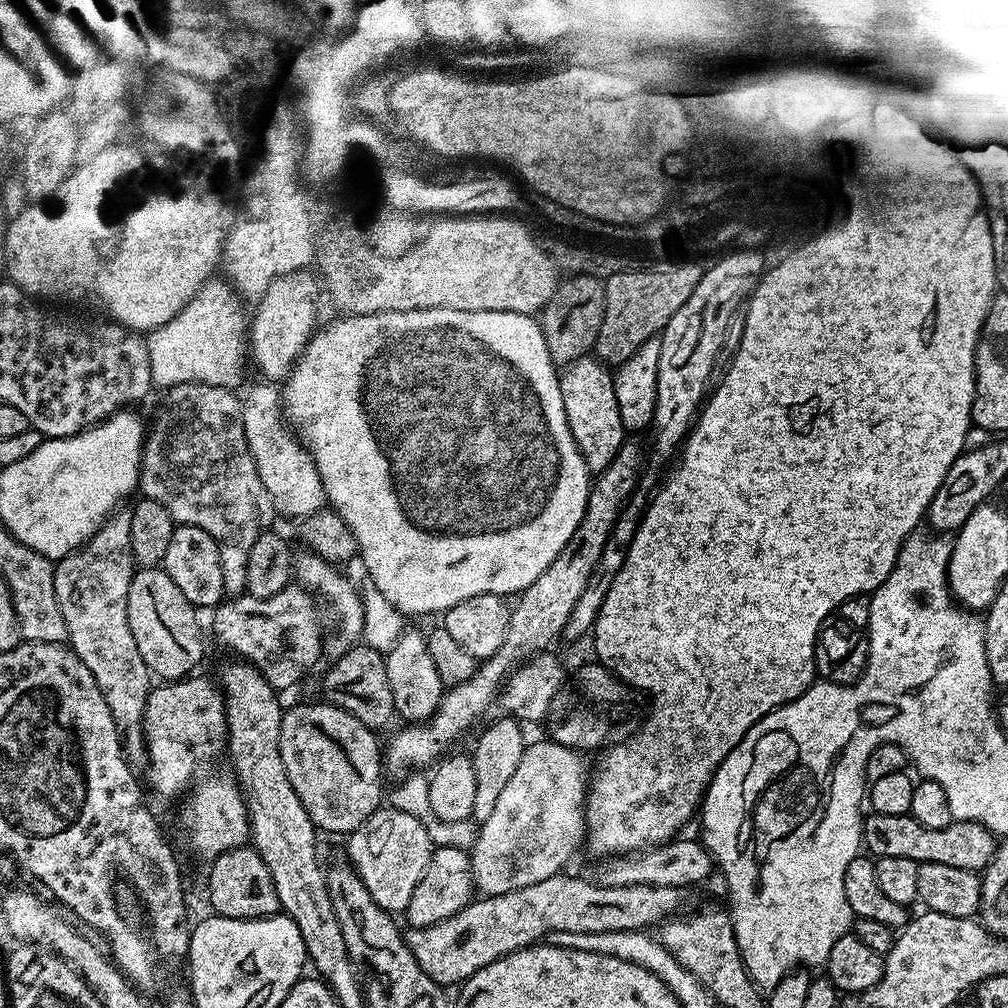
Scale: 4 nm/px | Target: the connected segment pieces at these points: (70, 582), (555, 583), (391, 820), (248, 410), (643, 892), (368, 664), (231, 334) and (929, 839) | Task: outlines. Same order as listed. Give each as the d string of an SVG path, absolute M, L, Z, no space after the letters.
M117 510L105 520L84 545L71 552L69 556L59 557L55 561L54 590L58 593L58 606L62 606L62 618L66 618L68 644L72 651L86 662L86 670L94 674L102 694L116 719L116 727L127 730L141 723L148 702L150 691L150 673L142 654L138 654L138 646L134 642L134 634L130 634L128 621L128 595L130 582L134 575L132 558L132 542L130 540L131 511Z
M632 438L625 439L623 446L614 456L614 462L604 472L599 473L591 481L588 490L586 510L582 514L582 522L578 522L578 530L570 534L570 542L562 546L558 558L530 582L524 591L519 593L520 600L510 608L506 639L502 646L489 660L477 667L470 682L462 682L462 686L447 689L436 712L427 722L412 722L401 732L396 733L392 741L386 744L382 756L382 764L394 778L403 778L413 770L424 770L435 765L449 751L448 748L488 707L492 699L500 692L500 683L507 681L521 664L534 656L547 652L552 643L561 637L564 626L570 618L570 610L574 610L574 602L582 598L582 590L586 590L586 582L590 582L590 574L596 572L598 558L602 550L612 538L612 531L620 517L620 511L628 503L633 492L637 491L636 479L646 469L646 448L635 444Z
M381 806L369 820L362 822L362 826L352 831L347 840L349 856L347 859L356 869L356 874L362 878L366 890L370 890L377 906L393 914L403 913L410 902L410 894L414 894L414 886L418 886L422 874L426 874L426 866L434 851L430 834L427 833L423 822L411 814L403 813L402 810Z
M259 382L243 397L243 426L259 477L270 494L272 504L282 517L302 520L325 507L327 496L321 475L307 447L294 440L284 417L281 389L271 382Z
M559 874L546 878L545 881L537 882L532 886L526 886L524 889L514 890L513 892L502 894L501 896L484 896L476 898L469 902L465 908L458 910L458 914L454 914L450 918L446 918L437 924L431 924L425 928L409 927L406 932L408 949L414 954L414 958L418 962L418 966L422 966L422 970L426 974L430 974L430 978L434 978L434 982L441 986L449 986L448 984L463 985L465 980L470 979L474 974L478 974L478 970L482 970L486 966L490 966L494 962L501 960L503 956L509 956L512 952L517 952L523 948L530 948L533 944L543 941L551 932L569 932L570 934L606 934L607 932L638 932L641 930L651 929L653 926L659 926L669 918L679 917L681 914L687 913L693 907L691 891L687 887L675 888L674 886L658 886L657 884L627 884L626 886L616 886L614 888L602 888L599 884L589 880L579 880L576 876L566 876Z
M360 642L349 647L341 660L333 662L324 676L323 699L329 704L336 704L342 710L354 714L358 722L373 730L393 719L396 707L390 690L390 678L386 674L385 653L374 650L366 643Z
M213 278L170 322L152 331L147 341L157 389L167 390L179 384L239 389L244 380L244 358L246 362L249 355L249 329L239 303L238 293L227 279Z
M872 812L863 817L863 847L876 858L881 856L886 858L910 858L919 864L942 862L942 866L958 866L958 870L970 870L979 873L984 871L992 861L998 847L998 840L995 833L973 820L953 820L950 826L946 826L942 830L930 830L930 826L922 826L922 822L918 822L911 814L903 816L902 814Z

